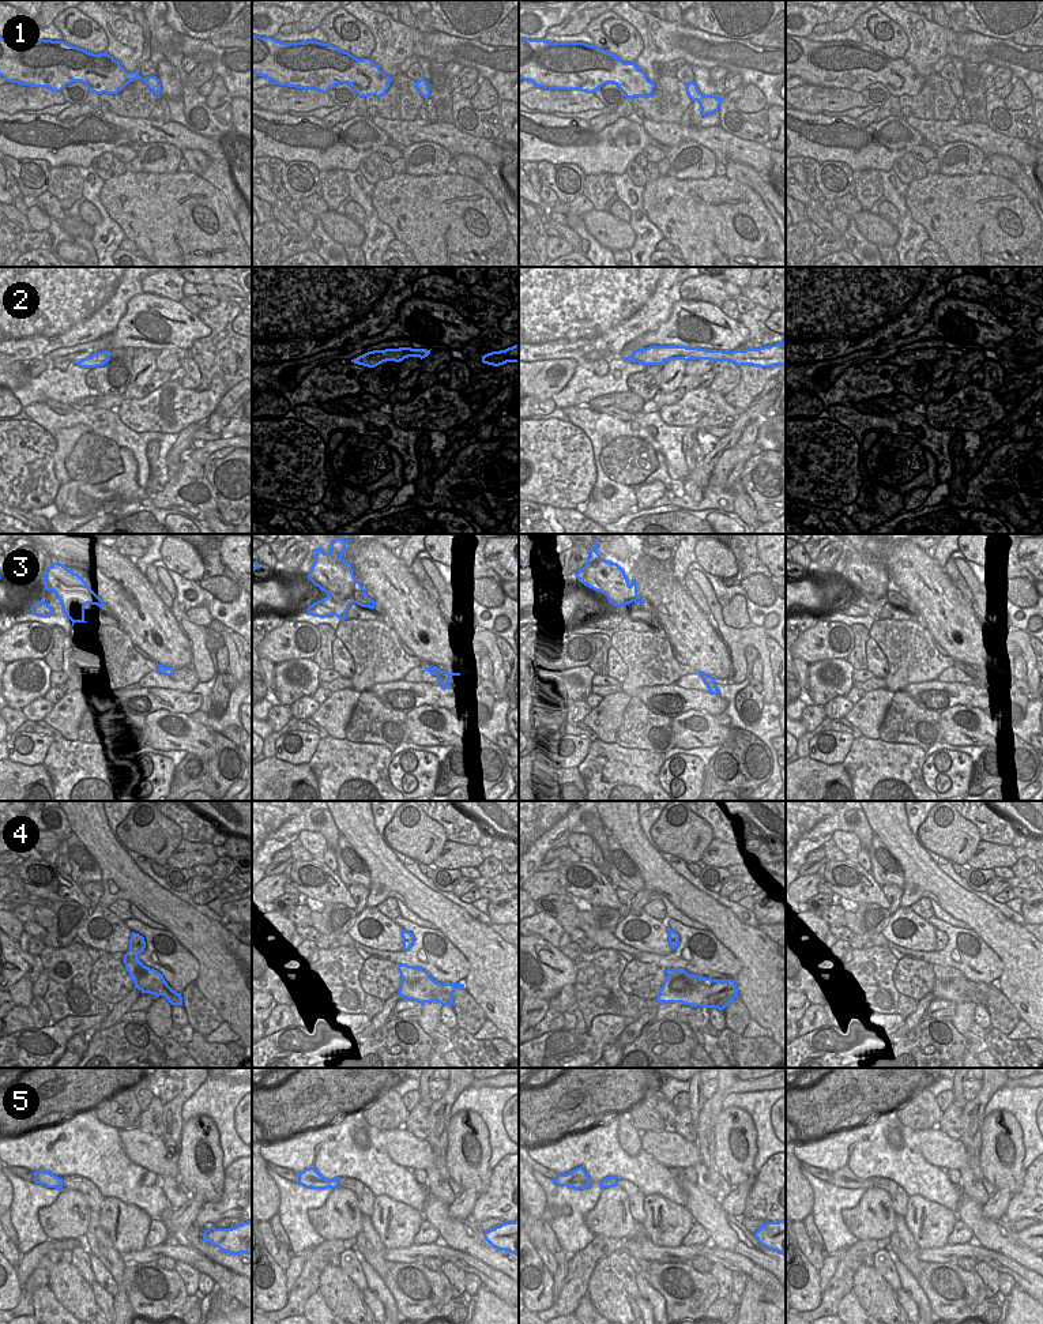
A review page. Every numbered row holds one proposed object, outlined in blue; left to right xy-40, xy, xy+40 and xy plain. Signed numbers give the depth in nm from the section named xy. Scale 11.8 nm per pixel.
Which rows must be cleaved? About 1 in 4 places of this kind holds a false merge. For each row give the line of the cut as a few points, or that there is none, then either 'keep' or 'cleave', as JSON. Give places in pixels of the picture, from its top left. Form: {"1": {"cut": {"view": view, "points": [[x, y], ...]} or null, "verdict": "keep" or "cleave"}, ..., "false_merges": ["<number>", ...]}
{"1": {"cut": null, "verdict": "keep"}, "2": {"cut": null, "verdict": "keep"}, "3": {"cut": {"view": "xy", "points": [[319, 601], [334, 613]]}, "verdict": "cleave"}, "4": {"cut": {"view": "xy", "points": [[402, 978], [418, 982], [430, 993], [435, 993], [441, 986]]}, "verdict": "cleave"}, "5": {"cut": null, "verdict": "keep"}, "false_merges": ["3", "4"]}

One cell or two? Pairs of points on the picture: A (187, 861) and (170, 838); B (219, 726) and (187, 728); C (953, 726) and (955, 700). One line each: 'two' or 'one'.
A: two
B: two
C: two

